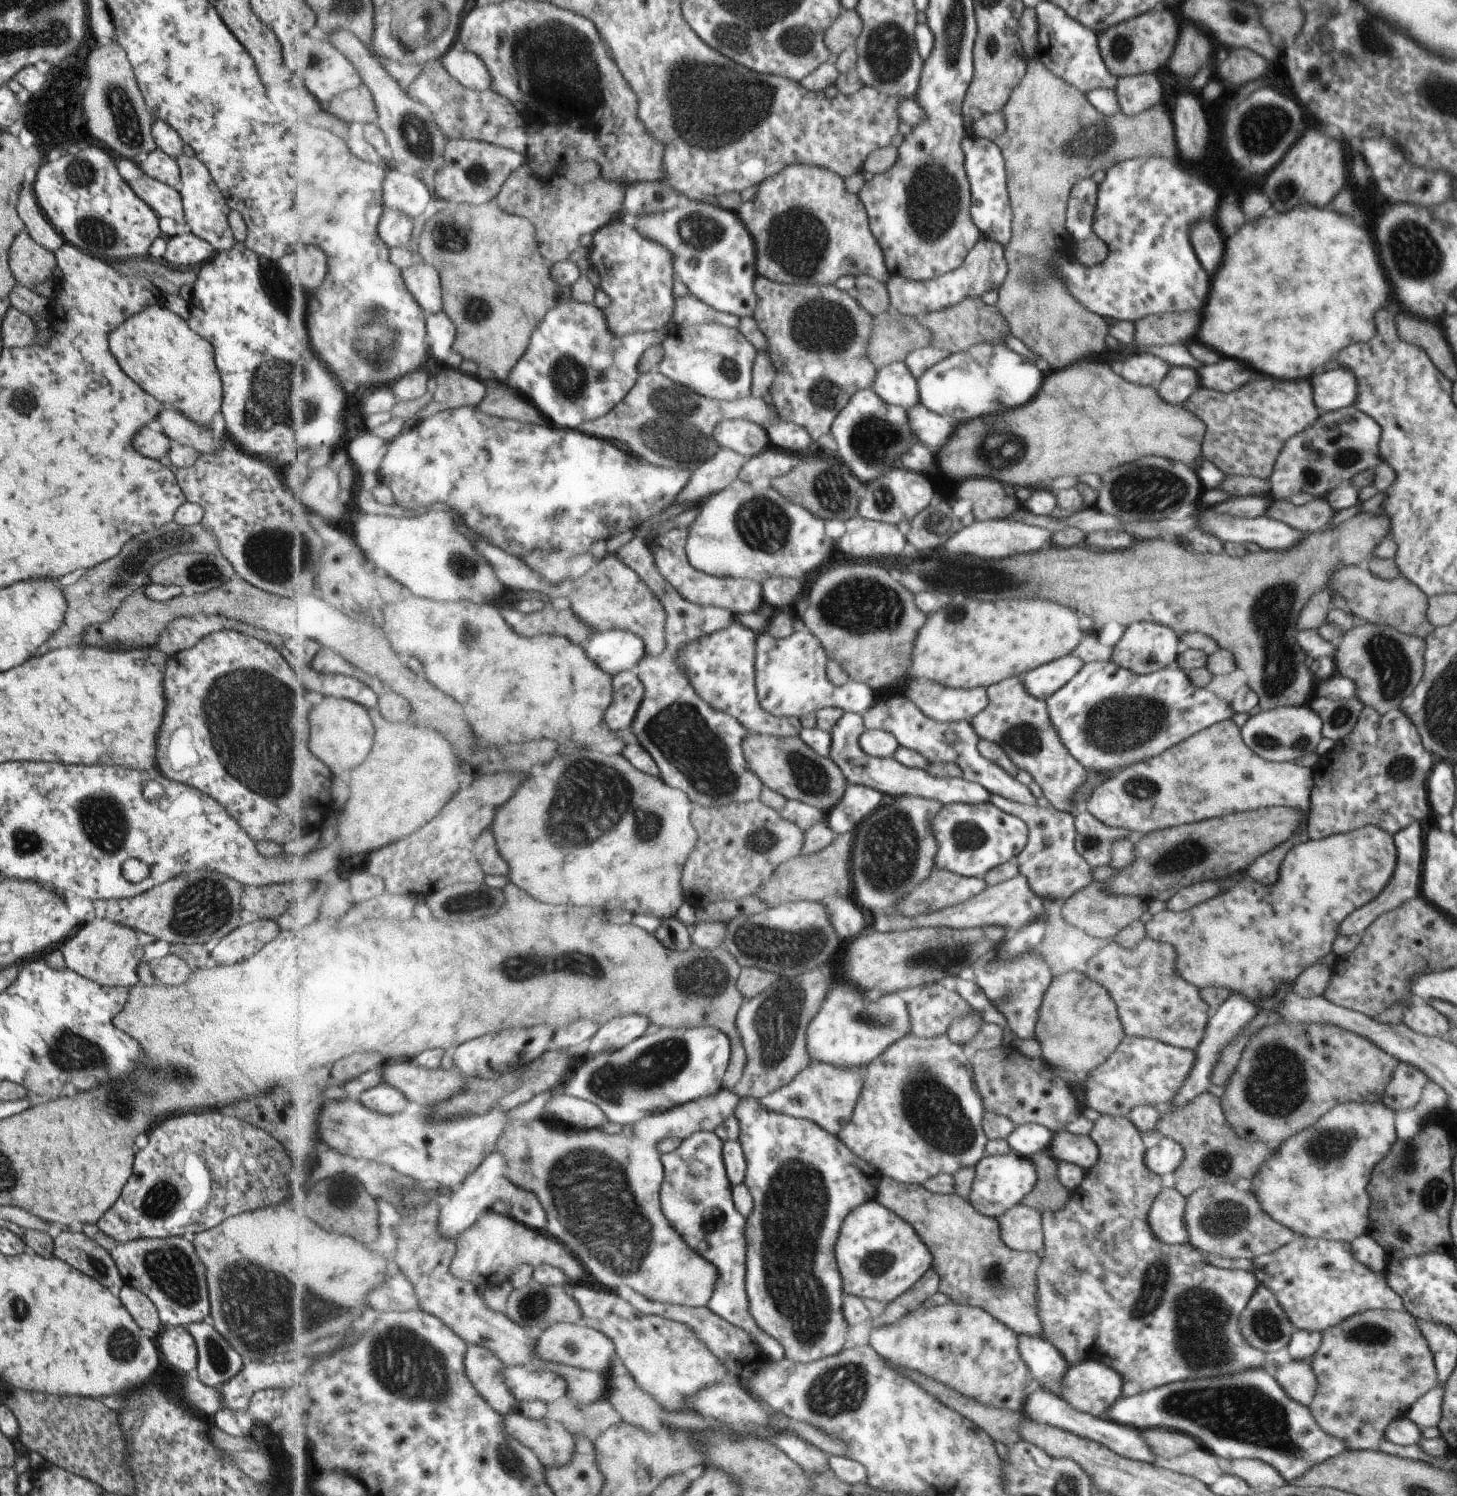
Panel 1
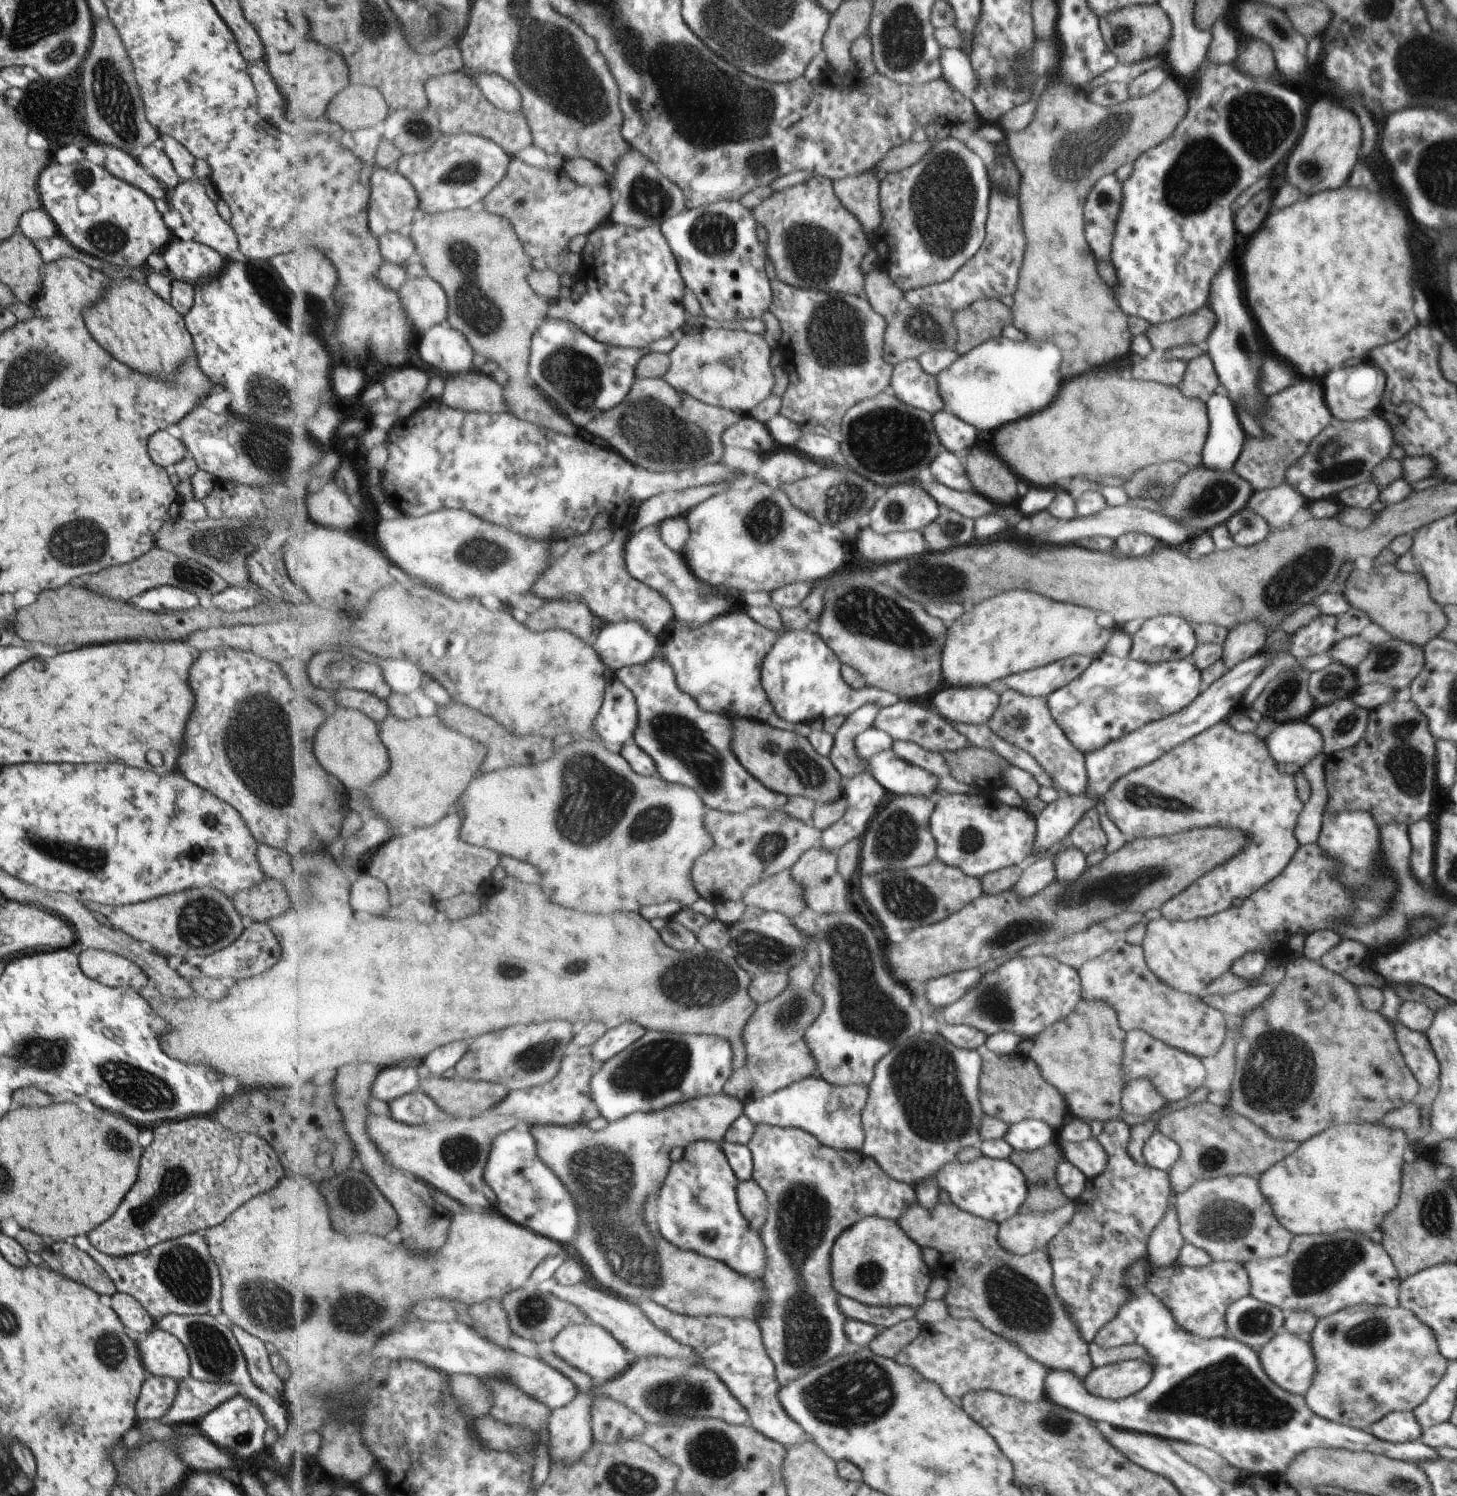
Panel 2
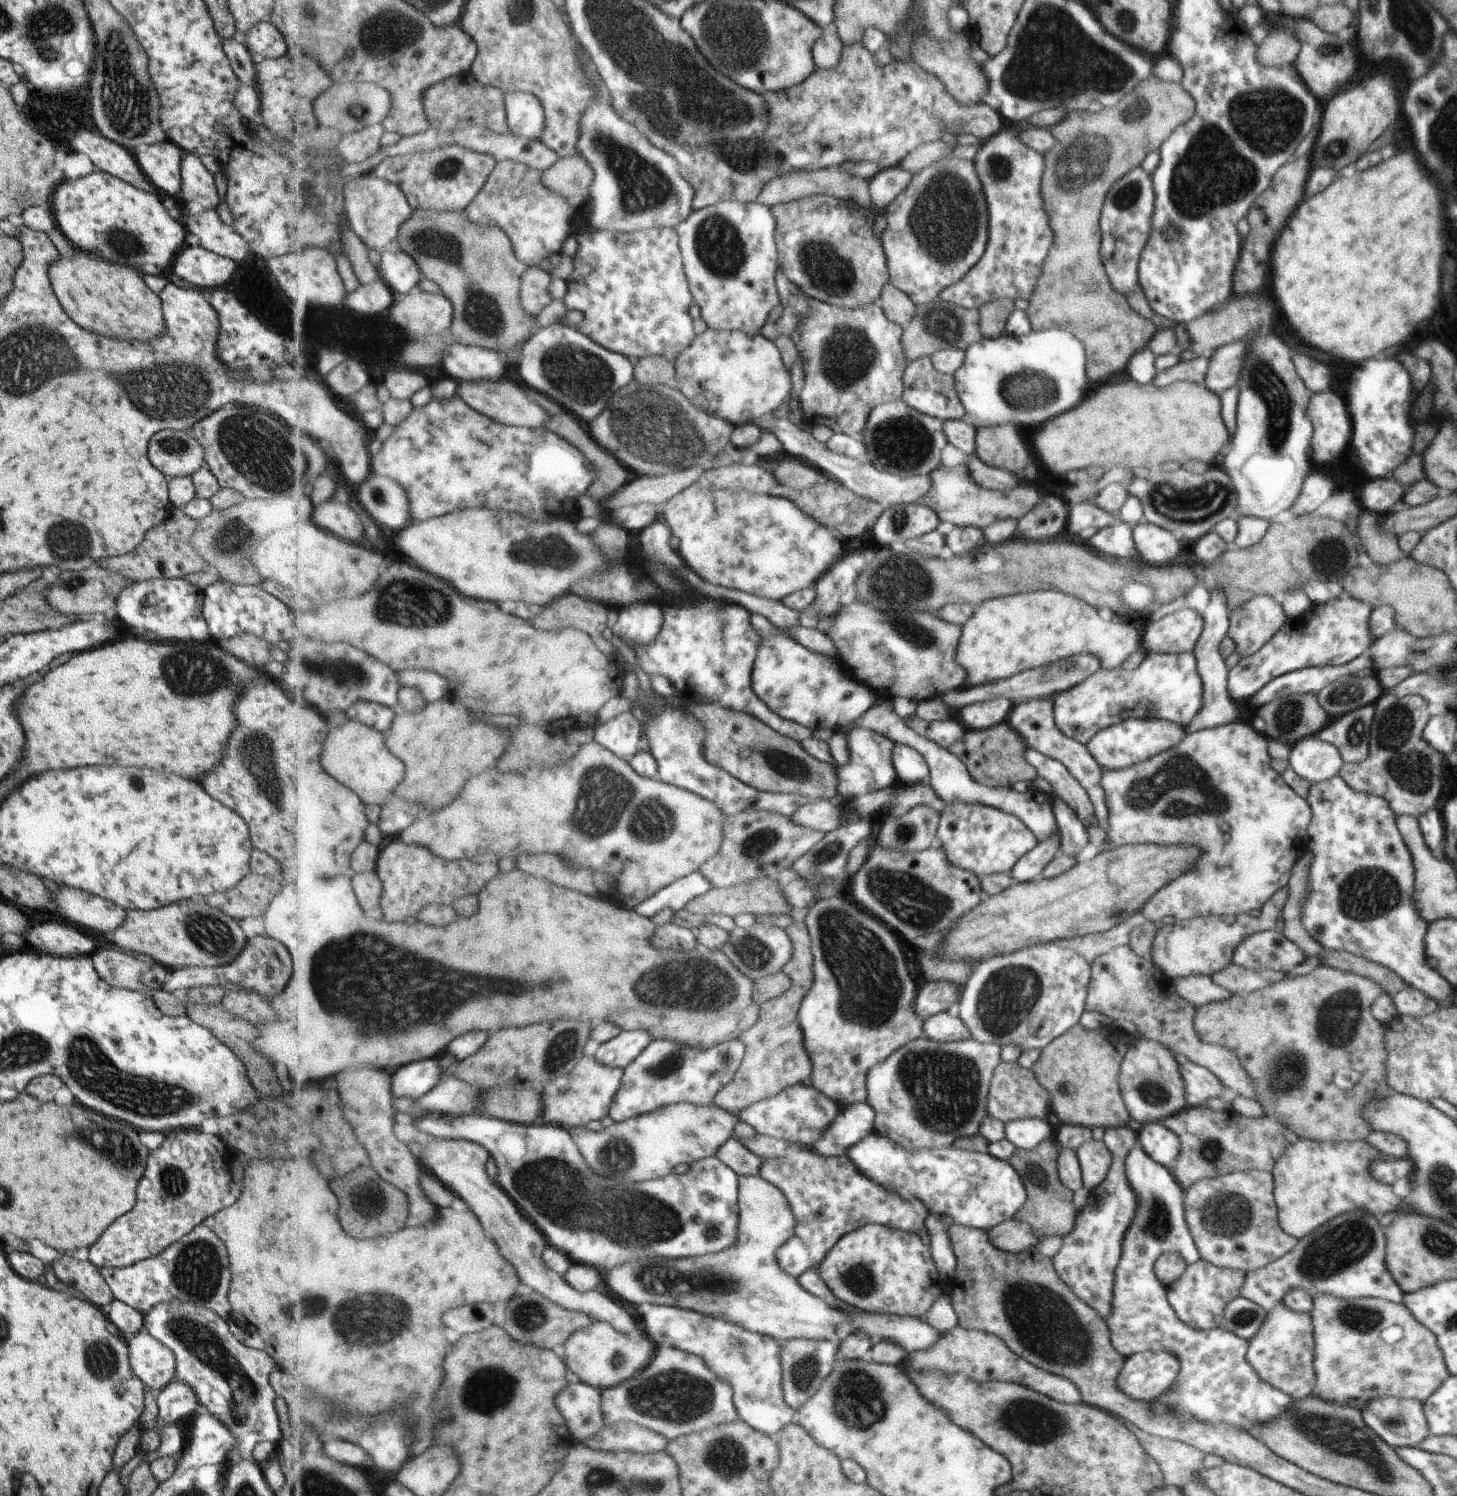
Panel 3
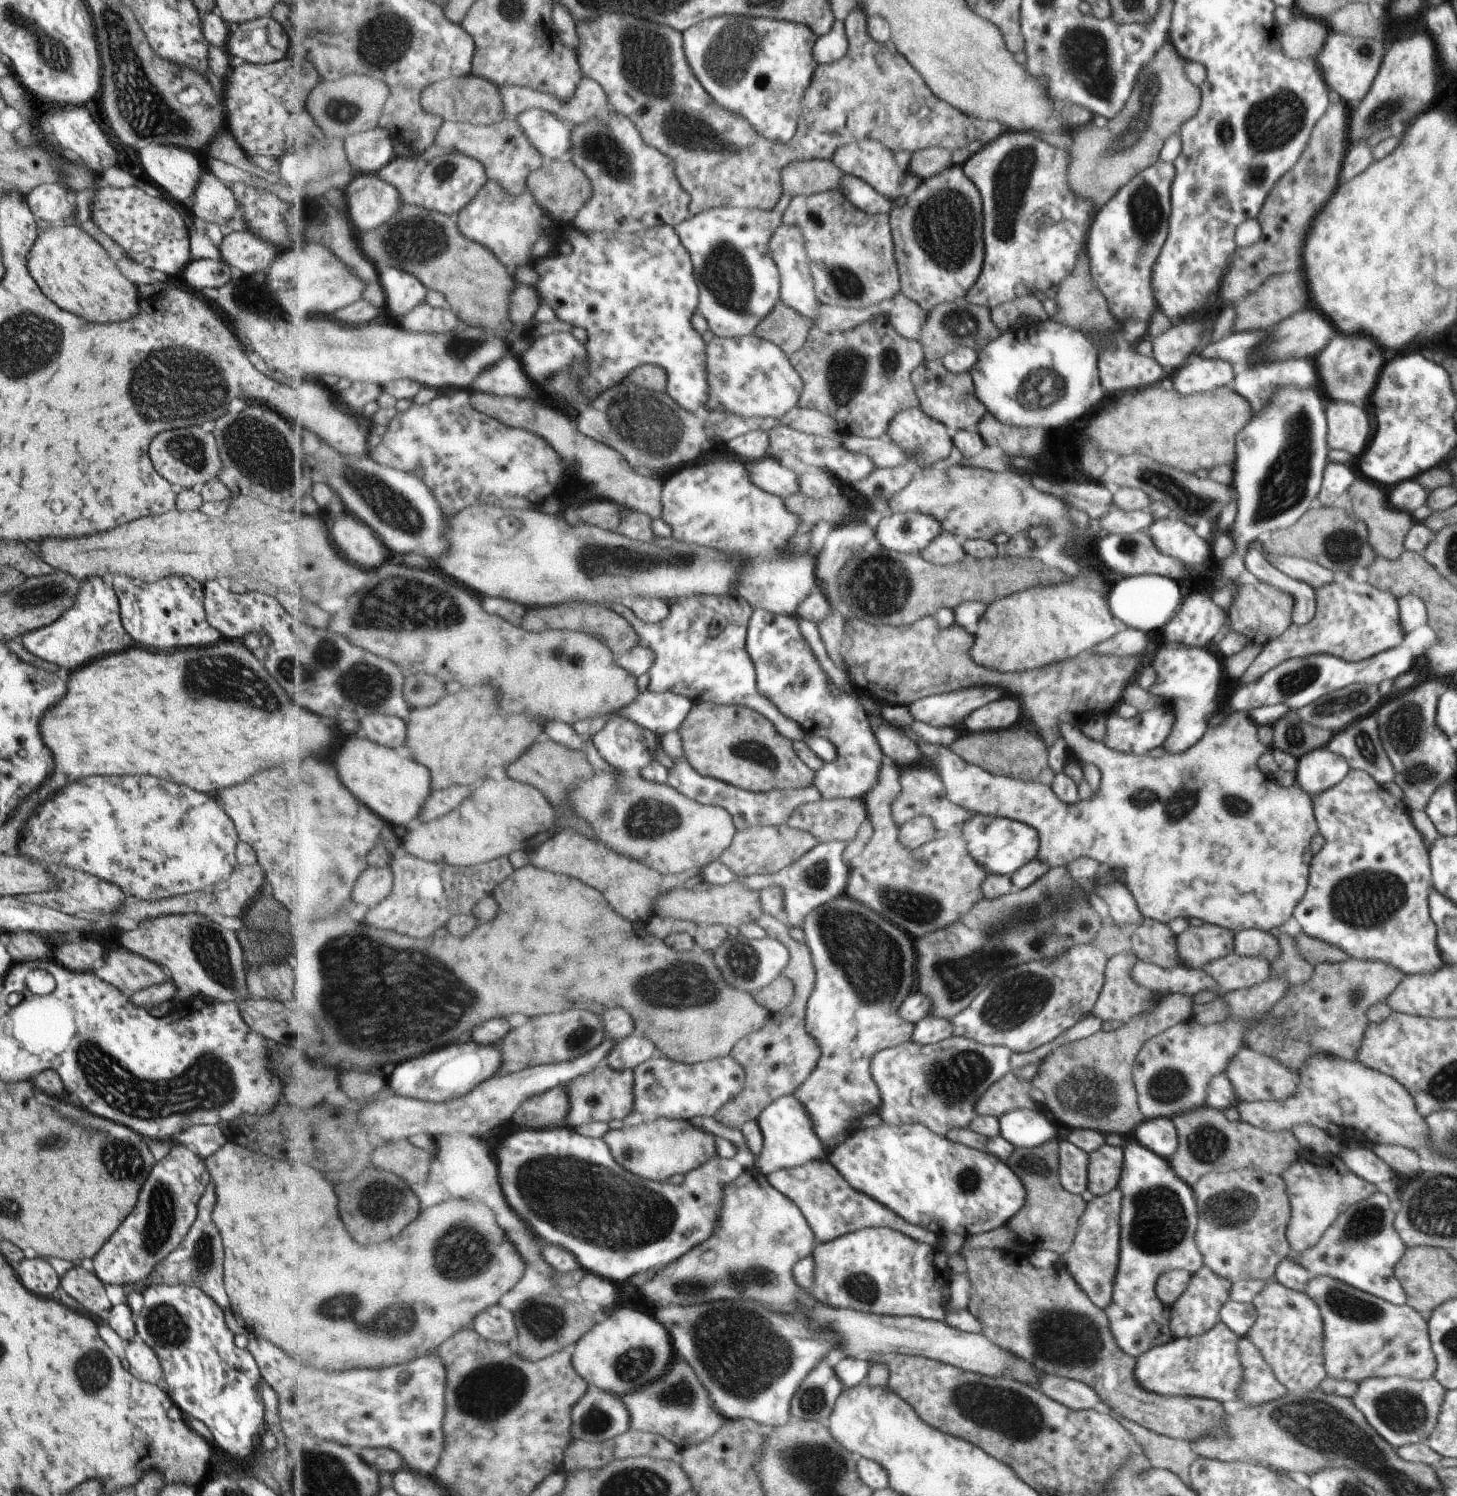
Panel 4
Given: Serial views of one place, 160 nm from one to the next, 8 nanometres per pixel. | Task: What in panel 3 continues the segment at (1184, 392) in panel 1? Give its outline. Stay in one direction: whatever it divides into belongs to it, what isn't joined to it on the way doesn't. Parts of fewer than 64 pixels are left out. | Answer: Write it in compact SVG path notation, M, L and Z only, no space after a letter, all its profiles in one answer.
M1241 342L1229 344L1229 346L1219 346L1211 354L1211 358L1208 358L1207 375L1204 376L1202 385L1215 394L1219 394L1227 386L1233 386L1237 382L1241 358L1243 358Z

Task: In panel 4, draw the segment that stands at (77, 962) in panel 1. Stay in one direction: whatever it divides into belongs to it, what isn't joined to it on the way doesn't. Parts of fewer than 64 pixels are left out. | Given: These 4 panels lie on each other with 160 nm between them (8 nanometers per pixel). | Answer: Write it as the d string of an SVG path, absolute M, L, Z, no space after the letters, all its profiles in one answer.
M123 947L106 953L103 964L93 973L127 995L166 981L157 963Z

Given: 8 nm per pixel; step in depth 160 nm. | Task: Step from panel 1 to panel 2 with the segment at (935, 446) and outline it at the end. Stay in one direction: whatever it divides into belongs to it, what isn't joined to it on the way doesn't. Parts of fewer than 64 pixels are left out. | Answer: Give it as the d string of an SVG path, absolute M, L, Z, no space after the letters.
M945 409L936 412L932 421L941 446L953 452L959 460L968 455L971 444L980 438L974 426L959 420Z

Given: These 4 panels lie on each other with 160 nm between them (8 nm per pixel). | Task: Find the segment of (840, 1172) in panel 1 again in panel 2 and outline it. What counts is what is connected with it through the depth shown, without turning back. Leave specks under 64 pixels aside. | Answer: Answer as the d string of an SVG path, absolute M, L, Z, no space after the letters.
M755 1124L748 1142L754 1158L752 1180L760 1185L768 1196L768 1223L760 1230L762 1246L766 1249L766 1266L760 1274L763 1286L762 1301L758 1304L756 1318L761 1325L765 1346L773 1362L777 1364L781 1385L789 1379L807 1374L811 1369L829 1362L843 1350L849 1350L849 1339L843 1332L848 1318L839 1318L839 1324L827 1320L827 1316L845 1316L839 1310L835 1287L832 1283L832 1250L836 1240L847 1228L865 1217L885 1217L897 1222L905 1211L916 1202L915 1186L895 1180L877 1164L874 1158L863 1152L836 1149L822 1143L808 1130L797 1127L772 1127Z

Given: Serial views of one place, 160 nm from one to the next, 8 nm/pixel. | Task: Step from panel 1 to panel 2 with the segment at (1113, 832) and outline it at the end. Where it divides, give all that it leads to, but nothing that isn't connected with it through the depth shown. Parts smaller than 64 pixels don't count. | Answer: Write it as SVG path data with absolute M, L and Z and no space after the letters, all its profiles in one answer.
M1089 809L1068 832L1067 838L1084 856L1104 850L1106 838L1100 830L1099 812Z

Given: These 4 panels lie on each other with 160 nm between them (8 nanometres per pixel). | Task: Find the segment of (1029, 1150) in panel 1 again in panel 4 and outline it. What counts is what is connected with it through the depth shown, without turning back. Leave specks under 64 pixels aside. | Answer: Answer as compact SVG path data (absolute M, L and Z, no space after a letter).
M1017 1109L998 1118L1000 1136L1012 1147L1029 1148L1057 1139L1057 1130L1041 1110Z

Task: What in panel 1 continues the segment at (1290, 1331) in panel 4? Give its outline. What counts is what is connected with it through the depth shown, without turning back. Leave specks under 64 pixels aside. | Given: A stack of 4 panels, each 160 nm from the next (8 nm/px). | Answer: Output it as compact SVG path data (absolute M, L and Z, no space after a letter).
M1289 1359L1287 1363L1276 1362L1274 1364L1274 1378L1288 1397L1299 1402L1299 1404L1308 1406L1312 1403L1317 1387L1310 1360Z

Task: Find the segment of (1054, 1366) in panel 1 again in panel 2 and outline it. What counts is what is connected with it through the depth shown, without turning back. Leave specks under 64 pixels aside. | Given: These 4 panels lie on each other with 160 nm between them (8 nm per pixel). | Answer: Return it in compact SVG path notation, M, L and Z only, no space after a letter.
M1142 1257L1136 1263L1130 1264L1124 1274L1124 1285L1129 1290L1129 1298L1120 1308L1119 1314L1100 1330L1092 1345L1102 1349L1115 1348L1124 1344L1141 1345L1156 1362L1156 1369L1152 1380L1141 1391L1126 1396L1124 1399L1102 1399L1094 1397L1085 1390L1081 1382L1072 1381L1067 1372L1061 1369L1049 1369L1047 1376L1047 1398L1054 1405L1068 1411L1089 1418L1097 1424L1107 1423L1112 1427L1150 1434L1156 1437L1169 1438L1201 1444L1215 1454L1219 1454L1222 1460L1229 1466L1238 1468L1239 1471L1260 1476L1280 1477L1285 1472L1293 1459L1303 1451L1309 1449L1347 1449L1349 1451L1367 1451L1377 1453L1402 1461L1417 1464L1420 1460L1439 1457L1436 1452L1425 1446L1420 1441L1408 1443L1388 1443L1367 1431L1354 1429L1347 1425L1328 1421L1318 1417L1307 1405L1307 1401L1301 1395L1294 1395L1276 1385L1265 1374L1260 1357L1251 1347L1236 1341L1230 1336L1201 1339L1185 1333L1175 1318L1168 1311L1163 1302L1157 1300L1149 1288L1147 1288L1149 1264L1147 1257Z

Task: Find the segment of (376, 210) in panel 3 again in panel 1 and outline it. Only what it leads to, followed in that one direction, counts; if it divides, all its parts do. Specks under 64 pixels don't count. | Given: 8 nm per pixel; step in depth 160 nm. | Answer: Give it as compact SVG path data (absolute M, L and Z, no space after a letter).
M397 163L394 169L386 168L383 180L385 211L401 210L411 218L417 218L425 209L433 193L415 178L415 174L404 163Z

